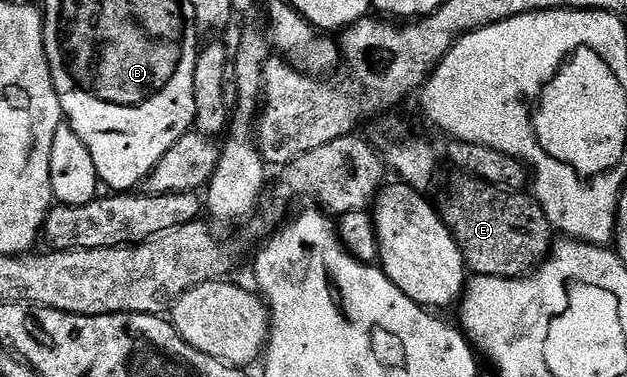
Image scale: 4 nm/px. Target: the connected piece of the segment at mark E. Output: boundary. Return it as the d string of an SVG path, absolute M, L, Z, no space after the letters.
M468 176L458 179L449 190L449 199L440 203L439 213L453 233L466 267L473 274L492 278L523 278L532 274L549 257L555 238L539 203L525 192L510 192Z

